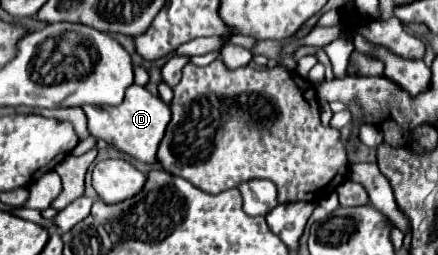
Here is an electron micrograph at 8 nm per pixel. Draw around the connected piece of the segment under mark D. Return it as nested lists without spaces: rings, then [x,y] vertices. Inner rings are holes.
[[[132,84],[126,90],[124,102],[120,106],[84,106],[84,112],[92,136],[106,140],[110,146],[114,146],[116,150],[128,154],[138,162],[144,164],[158,162],[156,158],[158,144],[162,142],[162,136],[170,122],[170,106],[164,104],[158,96],[152,96],[146,88]]]

